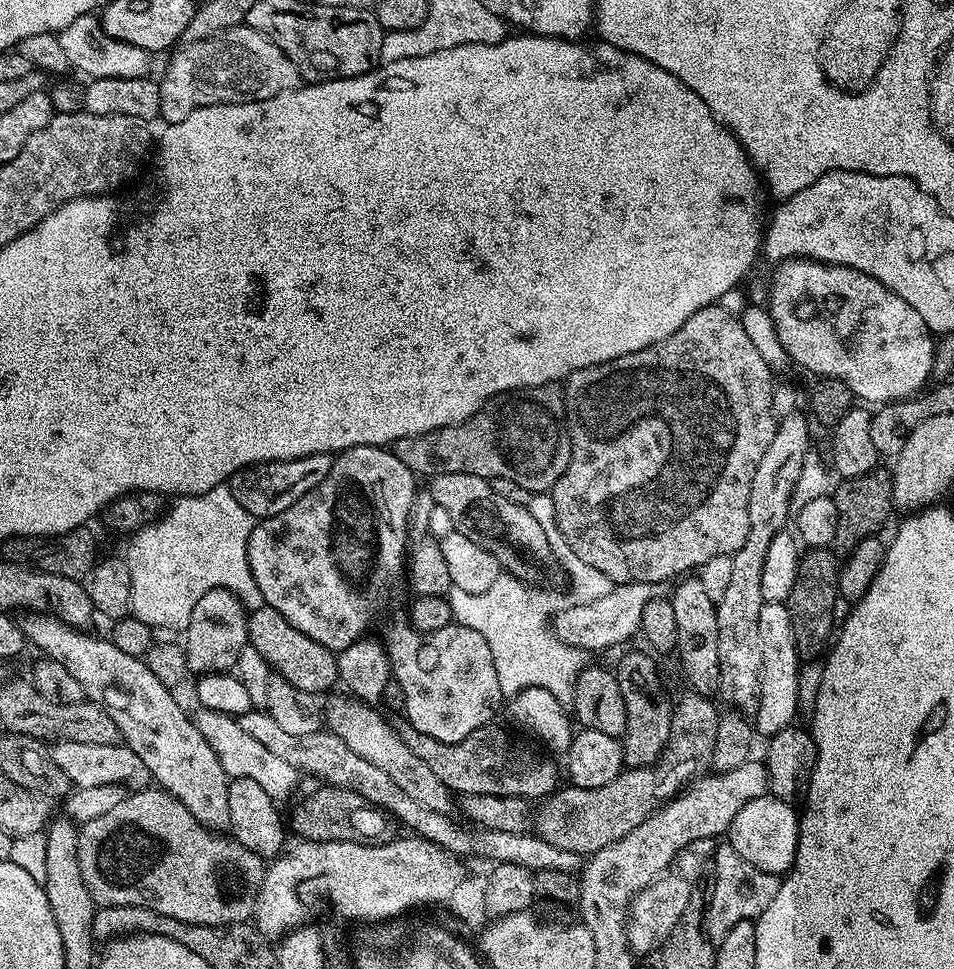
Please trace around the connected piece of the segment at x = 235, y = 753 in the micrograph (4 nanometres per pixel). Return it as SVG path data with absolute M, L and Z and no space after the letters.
M200 708L197 713L194 716L196 729L200 731L202 738L206 738L206 742L210 742L210 746L214 746L214 754L218 754L222 770L226 770L232 780L250 778L258 782L258 786L262 786L262 790L266 790L266 794L270 794L270 798L277 802L283 802L295 790L296 783L302 780L301 773L290 766L290 762L285 762L282 758L277 758L271 750L266 750L262 742L255 741L250 738L250 734L243 732L239 719L214 708Z

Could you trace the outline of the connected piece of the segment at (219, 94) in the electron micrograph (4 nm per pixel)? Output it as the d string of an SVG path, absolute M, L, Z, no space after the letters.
M247 26L202 38L202 42L184 44L177 47L171 56L164 80L159 81L159 119L164 120L165 125L182 122L186 114L194 114L194 110L202 106L258 102L283 92L295 92L302 84L300 71L292 59L282 54L270 38Z

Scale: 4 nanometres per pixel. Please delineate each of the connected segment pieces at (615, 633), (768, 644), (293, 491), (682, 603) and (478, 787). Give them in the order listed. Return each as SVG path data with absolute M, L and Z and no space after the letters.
M634 582L633 584L618 584L609 587L605 596L597 600L588 600L585 604L572 604L560 613L555 613L550 627L556 637L571 648L581 648L586 654L600 652L603 648L612 648L615 644L624 644L633 635L639 633L642 622L642 610L651 600L661 595L662 588L659 584Z
M765 603L758 614L758 639L762 642L762 674L760 675L760 697L754 717L754 728L764 738L778 734L778 730L789 727L798 715L798 678L802 657L796 651L790 613L785 603Z
M329 453L310 454L306 458L294 458L293 460L271 460L265 464L251 464L242 470L238 470L229 480L226 481L226 487L234 494L236 501L254 518L263 518L266 516L277 516L282 514L302 494L310 494L326 474L330 474L330 466L333 457Z
M699 578L681 579L676 586L677 588L670 593L670 599L674 606L676 629L678 629L676 652L678 657L680 656L684 676L688 679L689 685L687 687L698 693L699 696L715 697L720 691L718 686L718 614L716 613L716 601L707 596L706 589L702 586Z
M410 726L399 729L402 742L419 760L426 762L434 774L453 794L494 794L495 796L517 796L529 802L547 798L557 791L556 764L551 755L535 752L524 740L511 736L504 728L485 726L474 730L462 742L438 742L430 734L422 734Z

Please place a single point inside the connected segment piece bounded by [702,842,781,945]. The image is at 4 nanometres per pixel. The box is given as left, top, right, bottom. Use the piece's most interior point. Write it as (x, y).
(740, 892)

